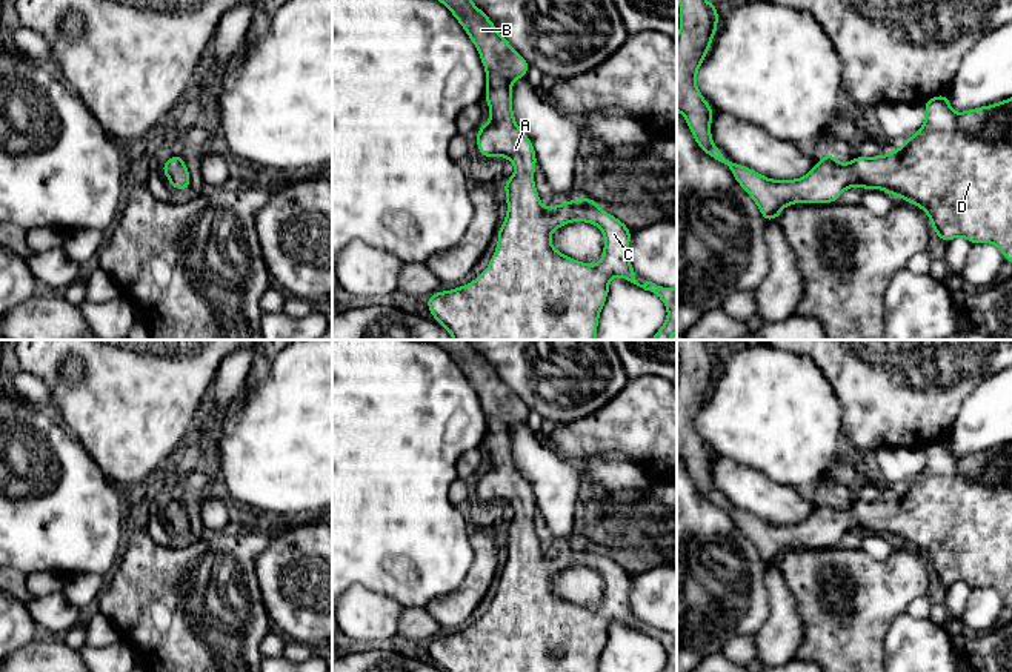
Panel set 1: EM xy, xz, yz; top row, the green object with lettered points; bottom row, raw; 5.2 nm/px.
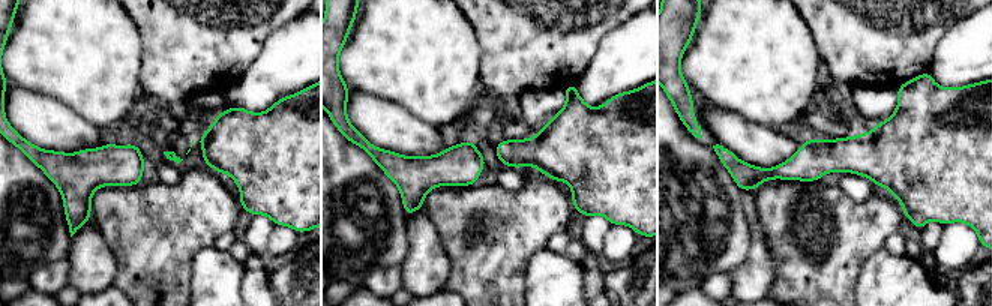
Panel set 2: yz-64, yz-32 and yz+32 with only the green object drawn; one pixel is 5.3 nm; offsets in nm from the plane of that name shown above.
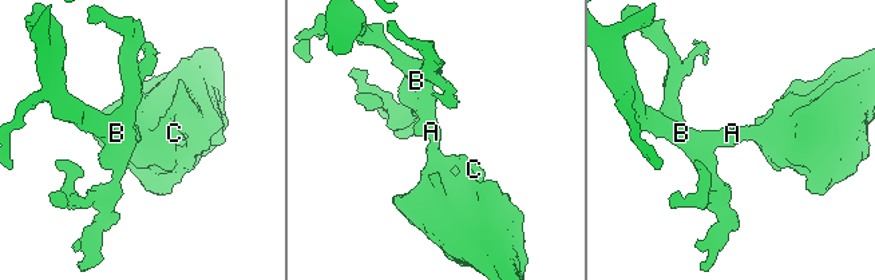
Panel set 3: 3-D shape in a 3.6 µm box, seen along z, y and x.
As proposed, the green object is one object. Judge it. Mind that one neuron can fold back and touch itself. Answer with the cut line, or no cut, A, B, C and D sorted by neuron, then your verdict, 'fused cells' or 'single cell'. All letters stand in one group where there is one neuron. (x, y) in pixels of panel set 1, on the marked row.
no cut; A B C D; single cell

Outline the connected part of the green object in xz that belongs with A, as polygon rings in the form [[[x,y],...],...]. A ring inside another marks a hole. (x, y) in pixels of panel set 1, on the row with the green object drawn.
[[[438,0],[443,3],[457,22],[463,26],[471,42],[475,45],[480,60],[486,71],[486,103],[491,111],[489,121],[475,134],[478,152],[486,157],[504,157],[515,166],[515,174],[504,183],[508,212],[503,225],[498,228],[497,249],[489,266],[471,283],[451,291],[434,292],[426,298],[428,311],[434,320],[441,324],[454,340],[597,340],[597,326],[600,312],[609,294],[612,277],[621,277],[644,291],[660,297],[667,309],[667,320],[651,340],[671,340],[677,332],[677,288],[663,288],[652,281],[640,284],[629,260],[631,228],[617,217],[600,209],[595,198],[575,198],[552,208],[544,208],[540,201],[534,171],[537,155],[531,138],[518,128],[512,112],[512,82],[528,75],[529,63],[517,52],[511,43],[498,32],[491,18],[477,8],[472,0]],[[572,221],[586,221],[595,225],[604,235],[604,248],[598,264],[586,264],[574,260],[551,245],[551,234],[560,226]]]

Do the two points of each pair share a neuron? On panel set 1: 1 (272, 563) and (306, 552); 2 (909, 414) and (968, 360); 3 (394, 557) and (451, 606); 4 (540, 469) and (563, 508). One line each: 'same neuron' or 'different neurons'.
1: same neuron
2: same neuron
3: different neurons
4: same neuron

